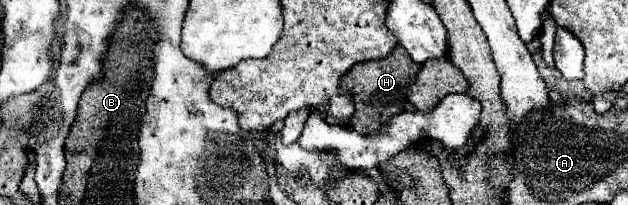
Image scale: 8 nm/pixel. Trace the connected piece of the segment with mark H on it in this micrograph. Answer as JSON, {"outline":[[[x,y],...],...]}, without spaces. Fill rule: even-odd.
{"outline":[[[397,45],[383,59],[353,65],[353,69],[341,79],[341,85],[347,87],[355,99],[355,115],[351,119],[351,129],[355,129],[361,135],[375,133],[375,131],[379,131],[381,125],[389,123],[395,115],[403,113],[409,103],[407,101],[409,87],[415,83],[419,69],[421,69],[421,65],[415,63],[401,45]]]}

